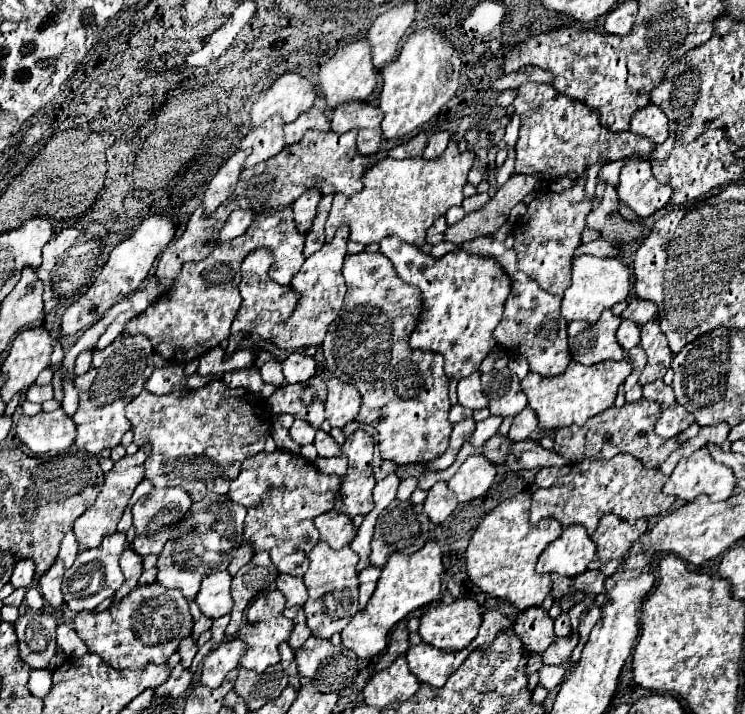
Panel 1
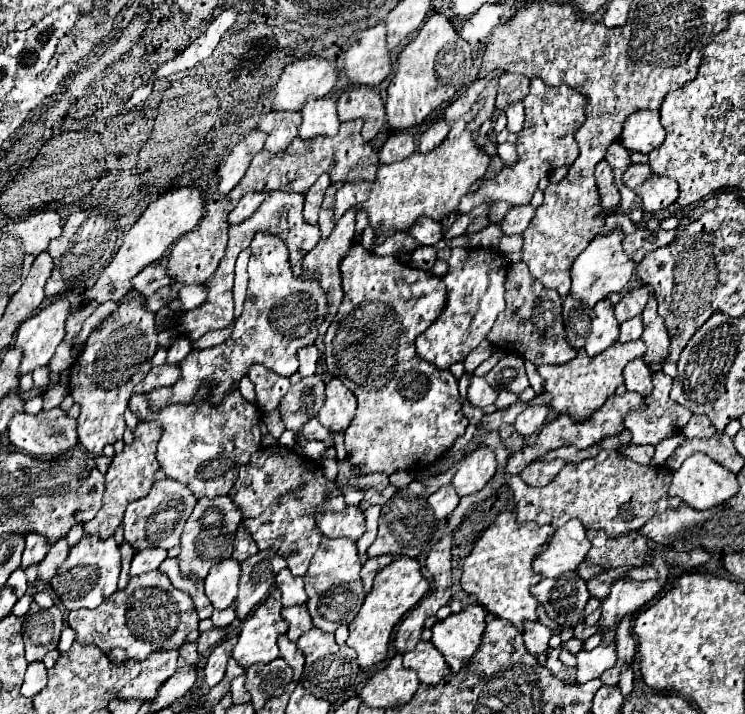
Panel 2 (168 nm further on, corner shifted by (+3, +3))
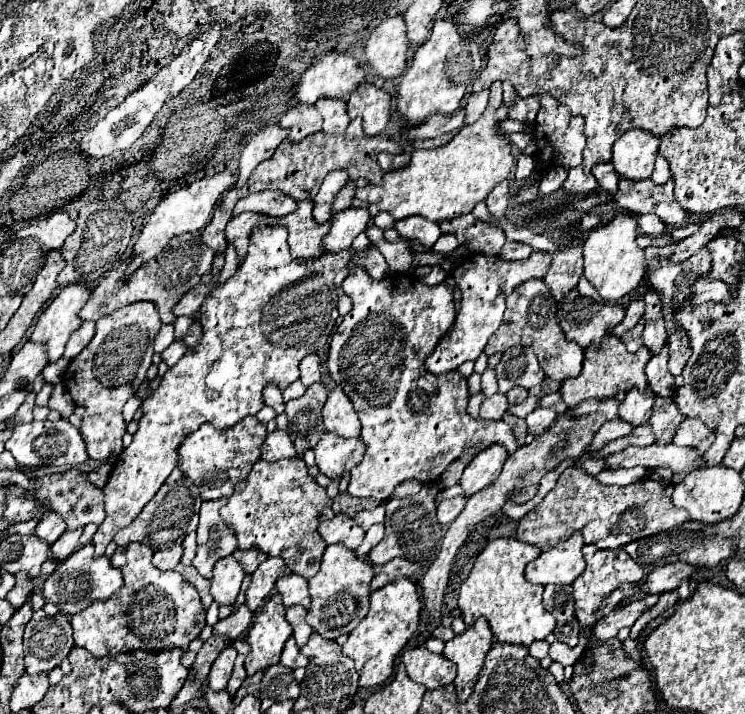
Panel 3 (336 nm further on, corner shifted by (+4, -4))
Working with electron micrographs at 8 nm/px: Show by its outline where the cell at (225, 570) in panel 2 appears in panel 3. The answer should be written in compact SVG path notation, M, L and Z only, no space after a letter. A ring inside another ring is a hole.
M233 555L223 557L215 563L213 569L213 579L211 579L211 595L219 605L233 605L239 589L241 589L241 581L245 577L245 571L241 567L241 563L237 563L233 559Z

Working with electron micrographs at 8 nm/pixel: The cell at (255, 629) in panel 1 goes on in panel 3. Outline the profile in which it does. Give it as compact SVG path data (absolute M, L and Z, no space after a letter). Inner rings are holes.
M275 595L261 607L255 623L249 629L247 643L251 645L251 653L245 659L247 673L253 675L267 669L269 665L279 663L281 649L291 637L291 633L293 627L285 619L285 607L279 595Z

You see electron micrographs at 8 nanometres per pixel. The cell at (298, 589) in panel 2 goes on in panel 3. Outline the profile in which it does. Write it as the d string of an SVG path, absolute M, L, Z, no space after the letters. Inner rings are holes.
M291 573L287 577L281 577L275 583L277 591L283 595L283 605L291 607L291 605L301 605L301 607L309 607L309 589L307 589L307 579Z

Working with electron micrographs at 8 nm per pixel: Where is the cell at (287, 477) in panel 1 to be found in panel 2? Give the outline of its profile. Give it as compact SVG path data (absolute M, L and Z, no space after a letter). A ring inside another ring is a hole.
M272 444L260 448L248 464L242 464L240 476L230 490L230 498L242 510L246 530L260 550L272 548L286 562L294 576L304 576L310 558L318 550L322 532L314 522L316 512L344 510L346 502L340 488L324 478L324 472L304 454Z

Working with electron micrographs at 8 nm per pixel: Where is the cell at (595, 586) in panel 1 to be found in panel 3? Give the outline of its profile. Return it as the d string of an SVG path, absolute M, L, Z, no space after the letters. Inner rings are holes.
M685 563L657 567L657 569L651 571L651 575L649 575L647 583L641 587L641 591L647 591L647 593L673 591L673 589L679 587L679 581L689 579L695 571L697 571L697 567L693 567L693 565L685 565Z

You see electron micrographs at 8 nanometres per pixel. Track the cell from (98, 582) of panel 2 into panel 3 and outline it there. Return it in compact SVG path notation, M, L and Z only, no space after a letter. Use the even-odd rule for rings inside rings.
M92 544L81 547L79 551L75 551L71 557L67 557L65 561L59 563L59 567L55 569L55 573L51 573L43 585L43 595L47 601L55 603L61 613L65 615L75 615L83 609L87 609L93 601L101 599L109 599L115 591L121 589L123 585L123 577L119 569L113 569L107 557L99 557L93 559L94 546Z

